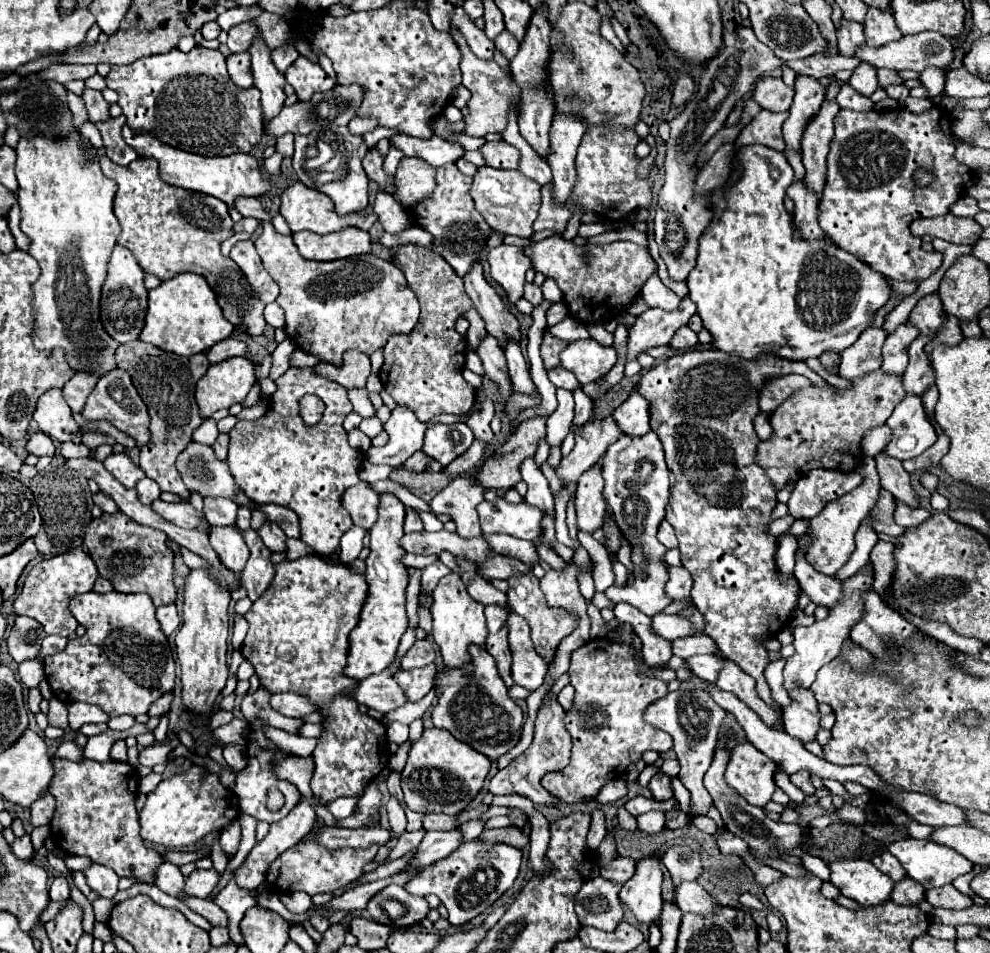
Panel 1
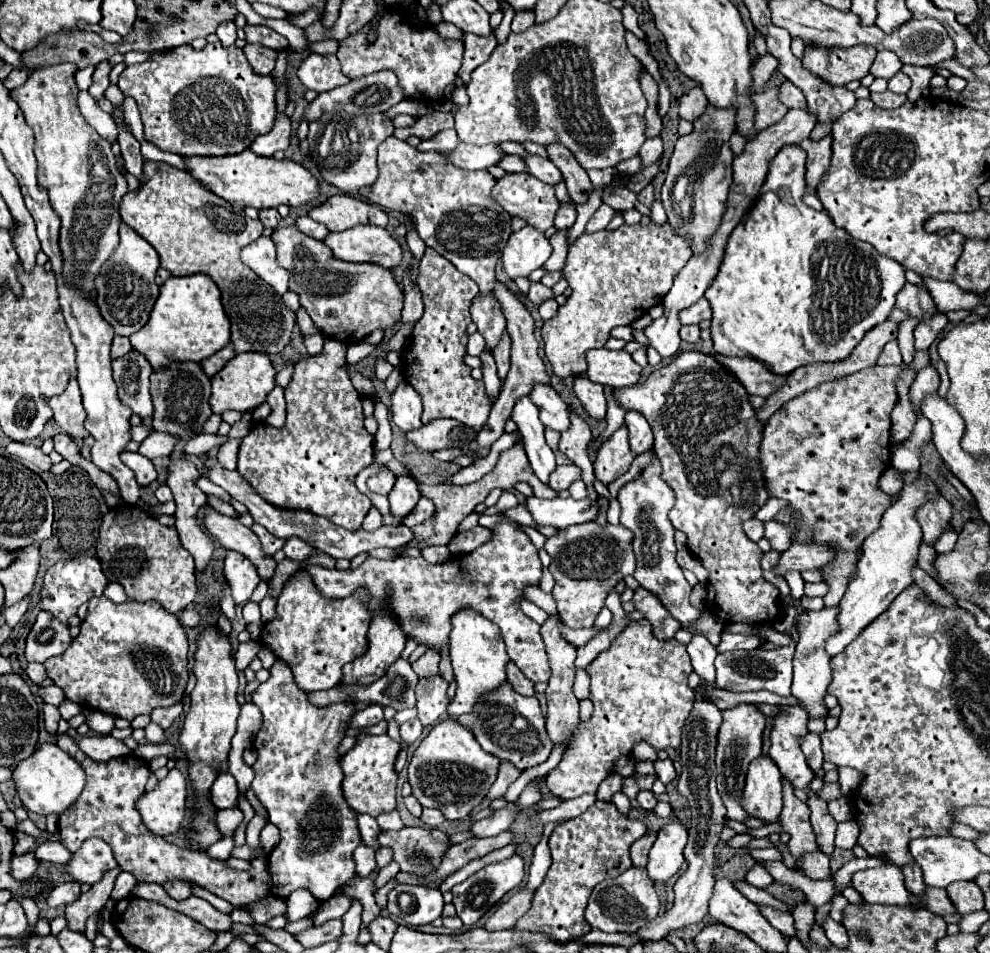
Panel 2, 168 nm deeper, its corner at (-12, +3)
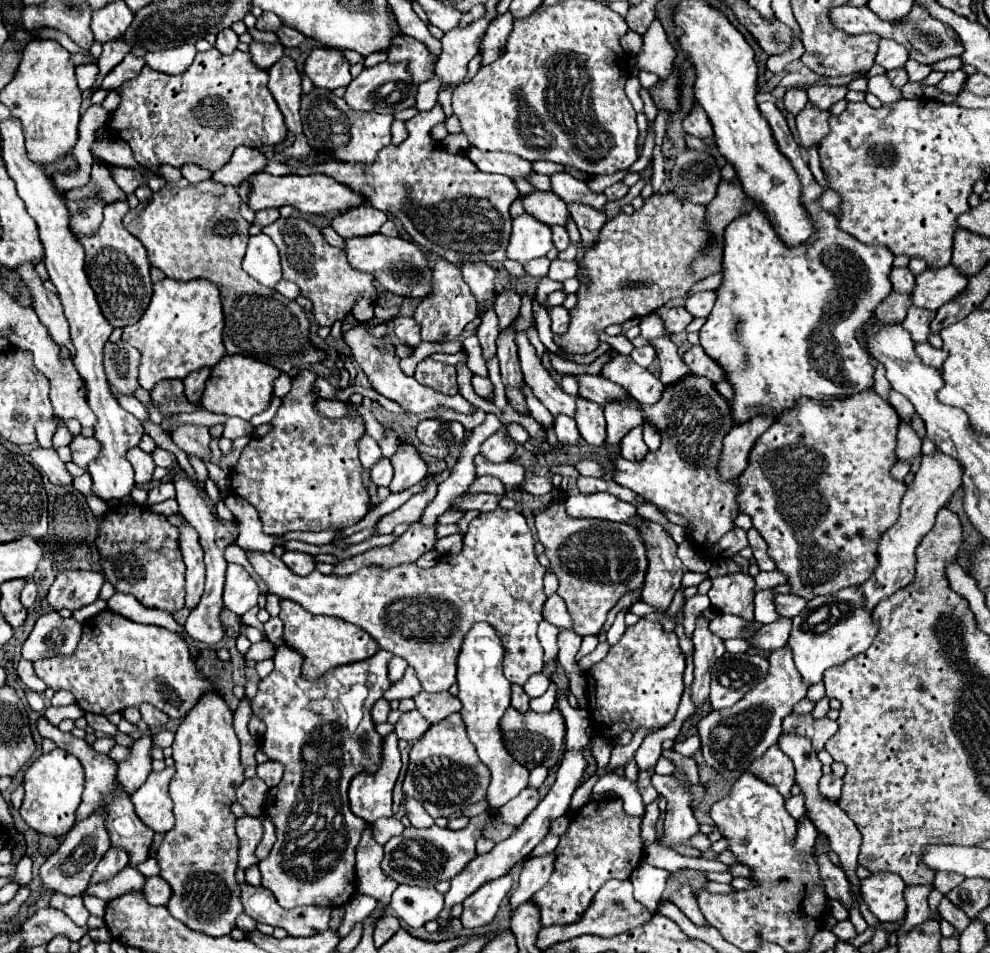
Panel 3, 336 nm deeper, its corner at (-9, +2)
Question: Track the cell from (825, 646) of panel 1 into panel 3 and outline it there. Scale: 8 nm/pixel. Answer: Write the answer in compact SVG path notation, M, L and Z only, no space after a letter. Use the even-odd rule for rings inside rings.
M938 449L930 455L922 455L920 469L916 471L914 483L908 487L904 499L902 499L902 511L896 525L892 525L880 539L878 545L878 557L880 563L872 577L862 583L862 591L866 597L866 609L872 611L882 599L896 593L900 587L906 587L914 579L914 567L916 567L916 547L922 541L922 537L932 529L934 517L938 509L952 497L952 493L962 485L962 469L960 463L954 457L948 457L946 453L940 453Z

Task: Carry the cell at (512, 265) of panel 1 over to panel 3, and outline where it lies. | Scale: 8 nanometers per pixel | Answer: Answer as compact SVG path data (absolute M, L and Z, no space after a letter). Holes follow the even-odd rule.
M522 213L514 219L510 245L508 245L508 257L526 263L536 257L544 257L552 249L552 235L550 227L536 221L532 215Z

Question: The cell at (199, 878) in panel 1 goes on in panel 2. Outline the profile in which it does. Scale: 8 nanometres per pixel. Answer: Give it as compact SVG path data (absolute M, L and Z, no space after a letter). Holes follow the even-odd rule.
M171 880L171 882L163 884L163 888L175 900L185 900L185 898L189 898L193 894L193 886L189 882L183 882L183 880Z

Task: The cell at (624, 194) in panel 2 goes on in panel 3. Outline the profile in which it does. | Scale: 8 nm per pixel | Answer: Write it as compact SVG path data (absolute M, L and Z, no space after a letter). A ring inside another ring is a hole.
M556 173L550 177L552 179L552 191L562 197L566 203L584 203L588 207L594 209L602 209L606 207L606 195L604 193L594 193L592 189L588 189L588 185L576 177L572 177L570 173Z

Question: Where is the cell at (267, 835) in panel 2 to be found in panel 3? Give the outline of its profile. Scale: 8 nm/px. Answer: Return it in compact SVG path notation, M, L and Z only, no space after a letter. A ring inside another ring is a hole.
M242 817L236 820L236 833L240 839L240 869L248 869L258 863L254 851L262 841L263 826L258 818Z

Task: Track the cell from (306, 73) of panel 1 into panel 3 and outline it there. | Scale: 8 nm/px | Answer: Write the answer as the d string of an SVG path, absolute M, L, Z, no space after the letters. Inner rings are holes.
M314 49L304 63L304 73L312 79L316 87L324 89L346 87L352 81L350 65L338 49Z

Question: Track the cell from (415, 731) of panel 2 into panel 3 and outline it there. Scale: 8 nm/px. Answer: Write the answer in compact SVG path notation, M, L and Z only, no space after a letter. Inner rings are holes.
M418 711L402 713L398 723L396 723L396 735L400 739L406 739L408 743L418 741L428 729L430 729L430 723L424 721L424 717Z

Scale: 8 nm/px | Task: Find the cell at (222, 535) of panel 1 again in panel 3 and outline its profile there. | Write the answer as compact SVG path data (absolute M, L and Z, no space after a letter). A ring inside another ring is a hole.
M234 563L228 565L224 583L224 607L242 617L258 603L258 595L260 591L256 587L256 581L246 573L246 569Z

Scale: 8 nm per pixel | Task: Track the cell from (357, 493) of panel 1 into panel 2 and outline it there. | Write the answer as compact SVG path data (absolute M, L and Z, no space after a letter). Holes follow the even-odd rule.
M383 470L383 472L379 472L379 474L375 474L375 476L371 476L371 478L367 480L367 488L369 488L371 492L383 494L383 496L387 496L387 494L391 492L393 484L395 484L395 476L393 476L391 470Z

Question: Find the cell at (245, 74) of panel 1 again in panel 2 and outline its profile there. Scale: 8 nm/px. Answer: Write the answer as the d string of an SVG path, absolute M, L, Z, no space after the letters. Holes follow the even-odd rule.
M247 44L243 48L253 72L257 72L259 76L269 76L275 68L275 58L277 58L277 52L271 50L271 48L265 48L261 44Z

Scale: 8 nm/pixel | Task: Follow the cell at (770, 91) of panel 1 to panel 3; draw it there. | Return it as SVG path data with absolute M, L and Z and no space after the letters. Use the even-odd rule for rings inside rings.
M790 89L786 95L784 95L784 107L790 111L790 113L800 113L806 105L808 97L806 97L806 91L804 89Z

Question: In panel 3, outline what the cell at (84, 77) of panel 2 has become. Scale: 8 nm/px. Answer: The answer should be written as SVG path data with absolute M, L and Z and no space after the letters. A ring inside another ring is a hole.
M88 63L88 65L78 65L76 67L76 79L78 79L78 87L82 91L90 89L94 85L98 77L98 69L96 69L96 63Z

